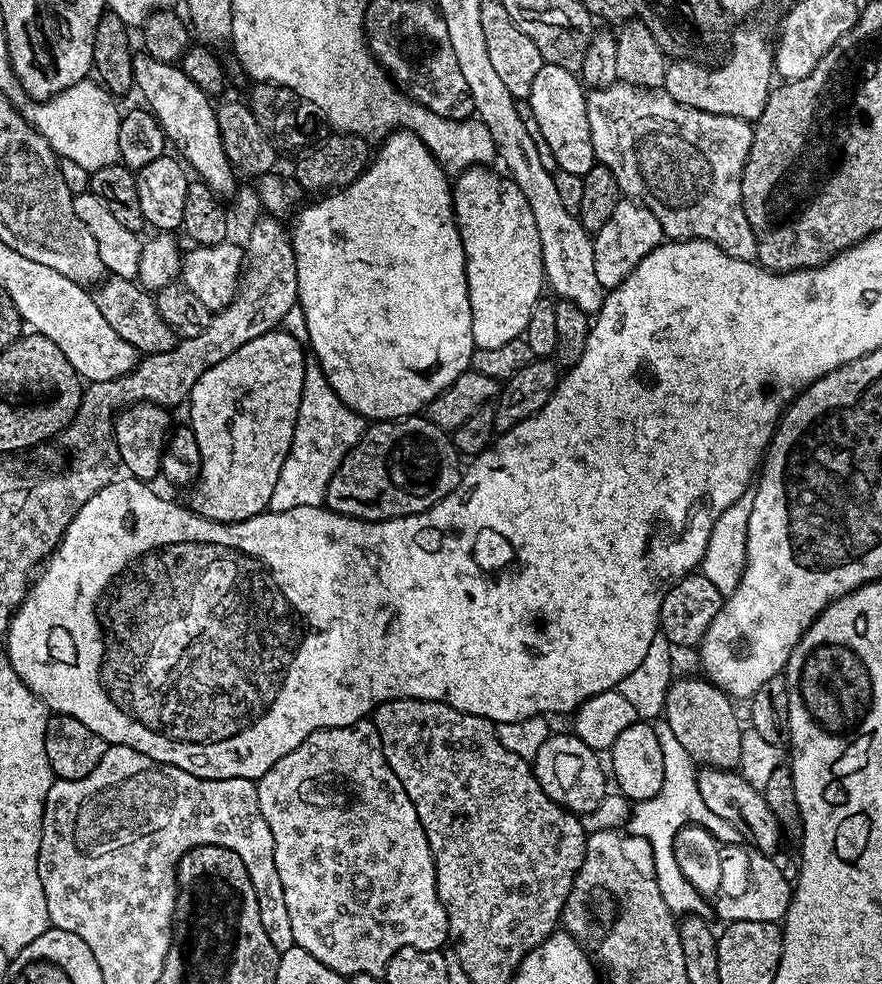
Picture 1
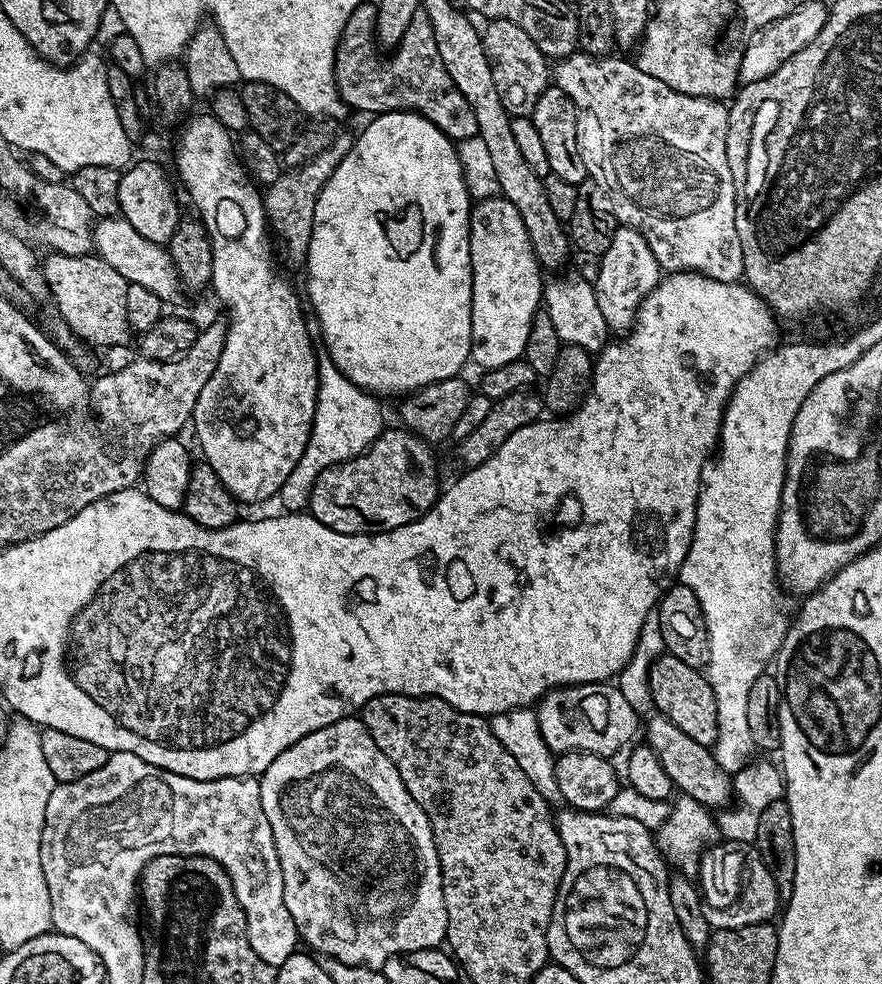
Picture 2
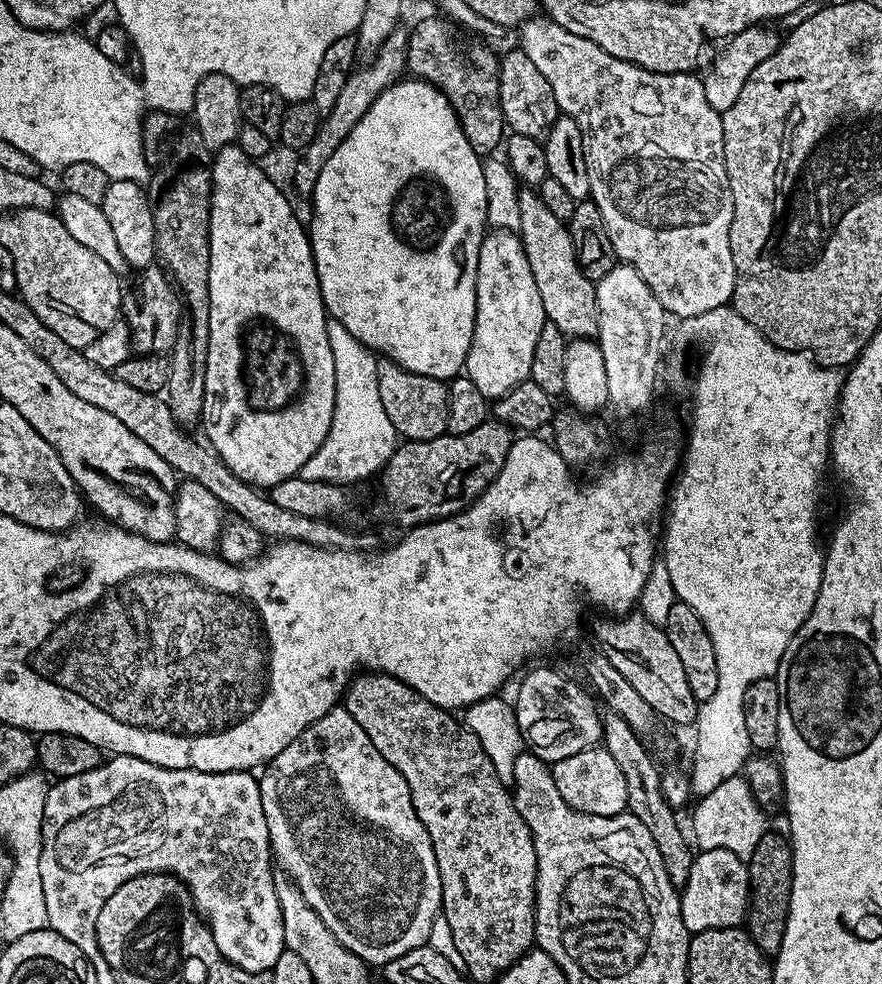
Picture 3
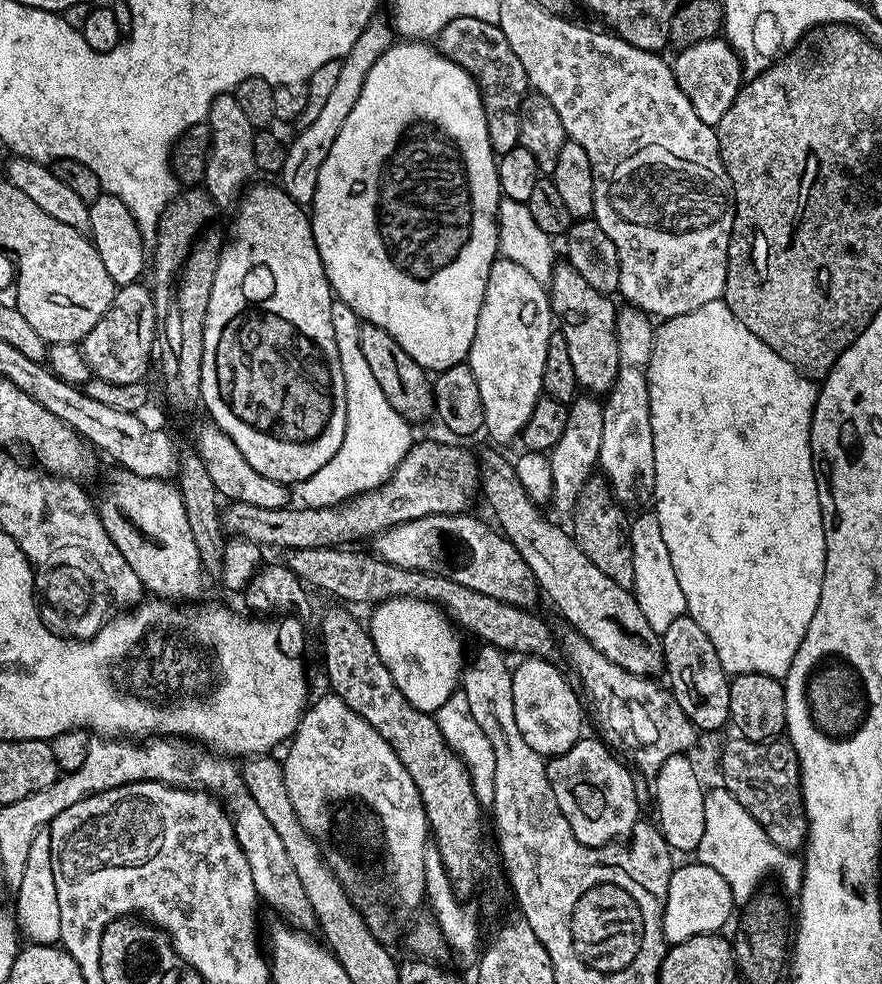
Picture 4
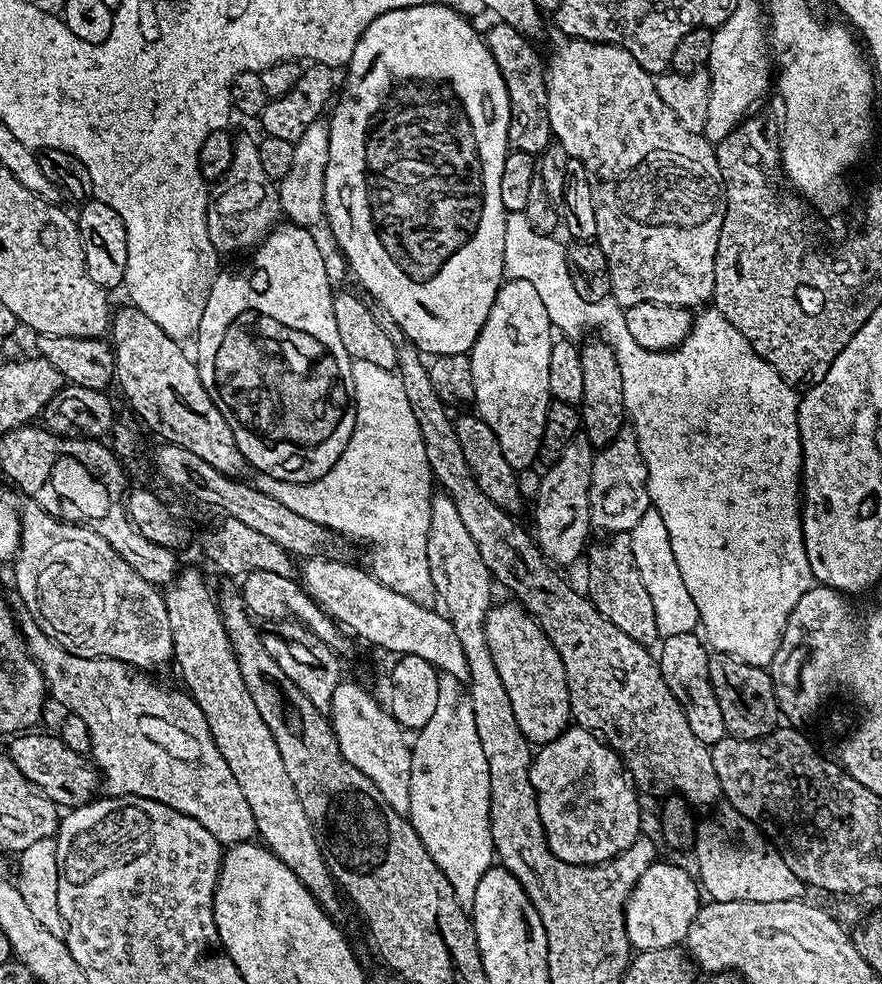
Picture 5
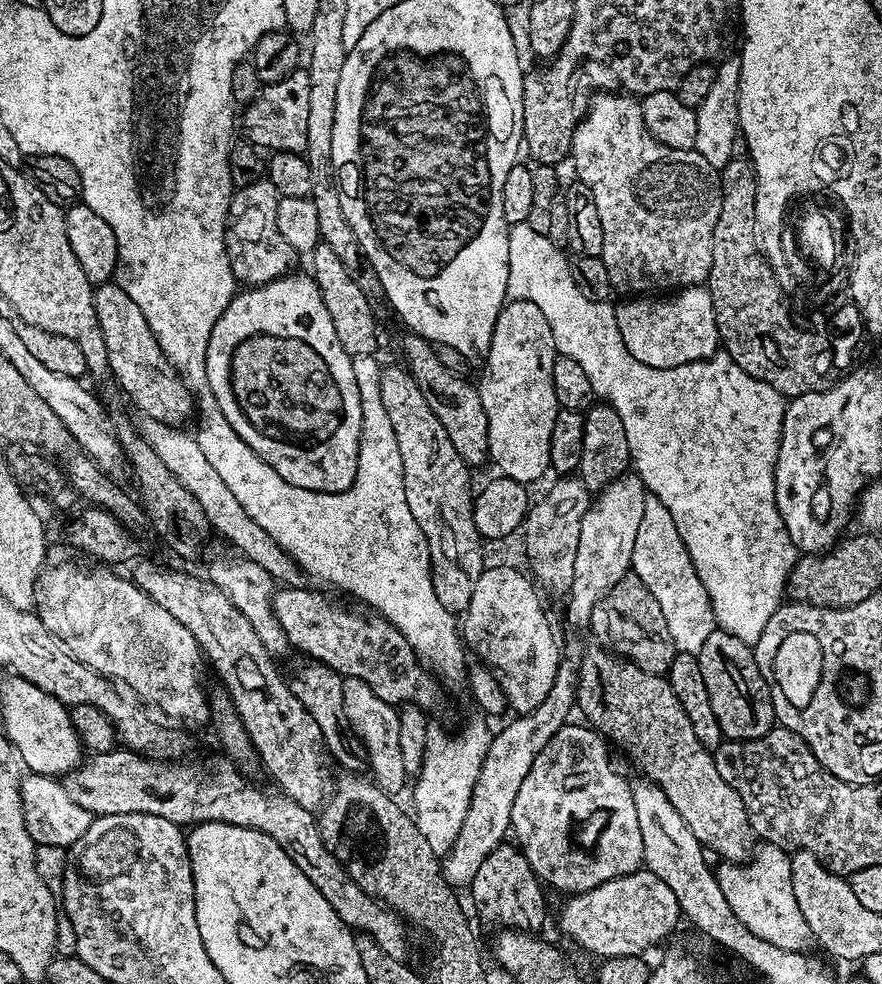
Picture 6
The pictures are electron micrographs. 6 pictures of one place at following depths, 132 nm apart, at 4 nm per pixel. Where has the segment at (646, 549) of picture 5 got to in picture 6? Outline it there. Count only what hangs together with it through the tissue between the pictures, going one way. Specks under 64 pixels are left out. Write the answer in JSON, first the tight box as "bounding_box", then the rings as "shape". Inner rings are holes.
{"bounding_box":[632,494,717,654],"shape":[[[651,494],[646,498],[646,510],[642,510],[638,538],[634,538],[632,572],[646,586],[646,590],[654,594],[654,602],[658,602],[662,618],[666,618],[666,630],[670,630],[670,638],[674,638],[676,651],[699,654],[702,646],[706,646],[706,638],[717,631],[714,610],[710,606],[706,586],[702,586],[702,578],[698,578],[698,570],[694,570],[694,562],[690,562],[690,554],[682,542],[682,534],[678,534],[678,526],[674,526],[674,518],[670,518],[670,510],[666,510],[666,506],[662,506],[662,502],[658,502],[658,498]]]}

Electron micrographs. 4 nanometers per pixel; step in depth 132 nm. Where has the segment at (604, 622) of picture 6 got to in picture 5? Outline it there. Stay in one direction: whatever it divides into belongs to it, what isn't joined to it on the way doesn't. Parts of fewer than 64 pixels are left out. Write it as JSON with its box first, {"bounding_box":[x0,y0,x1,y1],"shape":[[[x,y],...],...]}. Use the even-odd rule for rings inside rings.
{"bounding_box":[586,532,658,645],"shape":[[[614,532],[604,538],[601,544],[594,544],[586,552],[588,599],[598,614],[618,626],[622,634],[630,634],[630,638],[639,644],[655,645],[658,640],[658,622],[654,622],[654,602],[650,602],[650,593],[646,591],[646,586],[642,586],[642,574],[638,574],[638,562],[634,562],[631,535],[627,532]]]}

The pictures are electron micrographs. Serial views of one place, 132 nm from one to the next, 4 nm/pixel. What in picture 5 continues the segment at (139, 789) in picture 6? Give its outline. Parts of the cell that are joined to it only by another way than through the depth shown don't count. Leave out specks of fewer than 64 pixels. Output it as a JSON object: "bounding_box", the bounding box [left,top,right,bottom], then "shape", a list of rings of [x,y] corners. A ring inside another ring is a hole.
{"bounding_box":[6,730,102,810],"shape":[[[29,730],[11,737],[12,745],[7,745],[6,751],[14,766],[18,766],[25,778],[61,809],[71,810],[92,803],[102,788],[102,777],[96,765],[88,756],[78,754],[78,750],[70,750],[59,735],[47,736],[40,731]]]}

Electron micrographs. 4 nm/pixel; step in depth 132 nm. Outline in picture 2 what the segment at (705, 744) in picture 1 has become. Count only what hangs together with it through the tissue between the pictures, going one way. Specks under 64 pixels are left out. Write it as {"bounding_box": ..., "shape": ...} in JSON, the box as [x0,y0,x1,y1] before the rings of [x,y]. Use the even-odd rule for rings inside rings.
{"bounding_box":[650,654,718,745],"shape":[[[667,654],[659,656],[654,666],[650,666],[650,694],[653,709],[659,715],[670,718],[682,734],[690,734],[690,738],[699,744],[715,745],[718,738],[718,706],[714,690],[701,669],[686,666],[682,658]]]}

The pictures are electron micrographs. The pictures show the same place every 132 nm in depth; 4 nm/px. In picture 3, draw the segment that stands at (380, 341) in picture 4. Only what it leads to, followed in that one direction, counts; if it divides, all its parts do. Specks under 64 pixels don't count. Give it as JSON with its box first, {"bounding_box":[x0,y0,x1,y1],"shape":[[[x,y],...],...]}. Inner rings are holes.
{"bounding_box":[376,359,448,440],"shape":[[[377,359],[376,373],[378,374],[378,394],[382,398],[382,407],[386,410],[386,418],[394,422],[397,437],[409,440],[429,440],[445,435],[448,431],[448,384],[422,374],[408,372],[392,360]]]}

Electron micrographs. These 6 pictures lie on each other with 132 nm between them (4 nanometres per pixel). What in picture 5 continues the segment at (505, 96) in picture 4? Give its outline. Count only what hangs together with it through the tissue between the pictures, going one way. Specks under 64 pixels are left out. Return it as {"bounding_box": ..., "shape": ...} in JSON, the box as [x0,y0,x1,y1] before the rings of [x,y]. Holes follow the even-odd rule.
{"bounding_box":[486,23,554,154],"shape":[[[493,23],[493,28],[486,32],[486,43],[490,54],[494,54],[494,62],[498,62],[498,70],[502,70],[502,78],[508,87],[508,97],[512,99],[512,121],[508,131],[508,147],[514,152],[530,152],[539,154],[553,143],[554,137],[550,118],[548,117],[548,81],[546,79],[546,60],[531,44],[525,33],[517,32],[508,24]]]}

